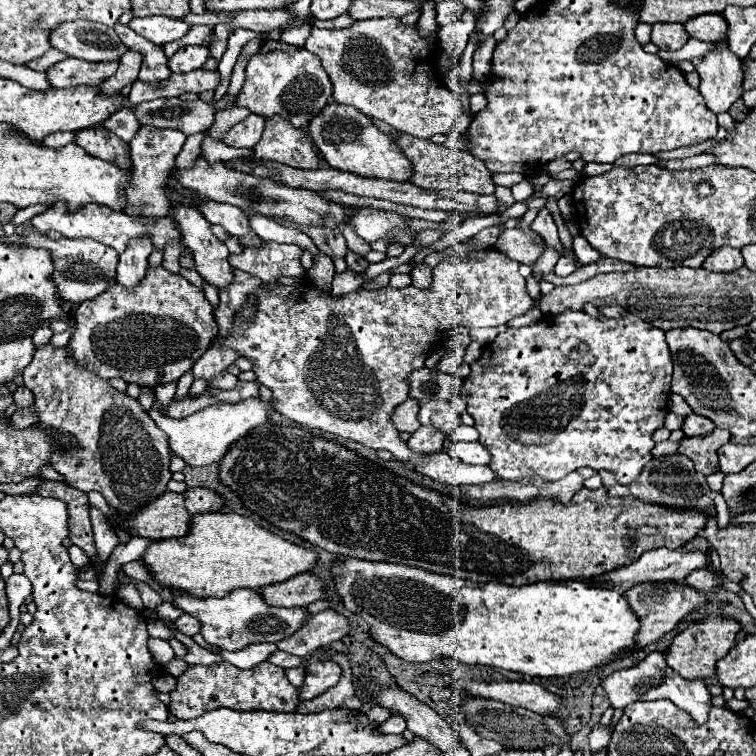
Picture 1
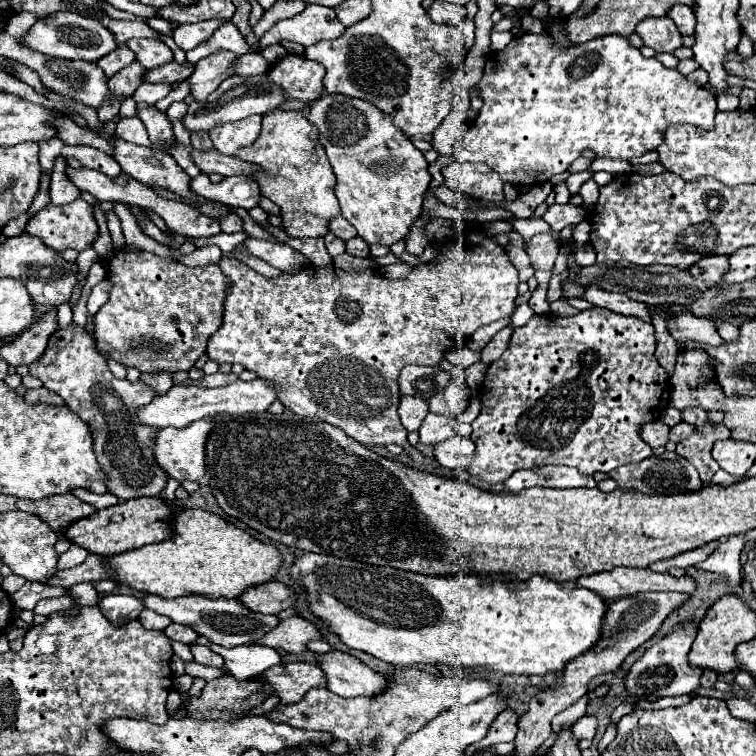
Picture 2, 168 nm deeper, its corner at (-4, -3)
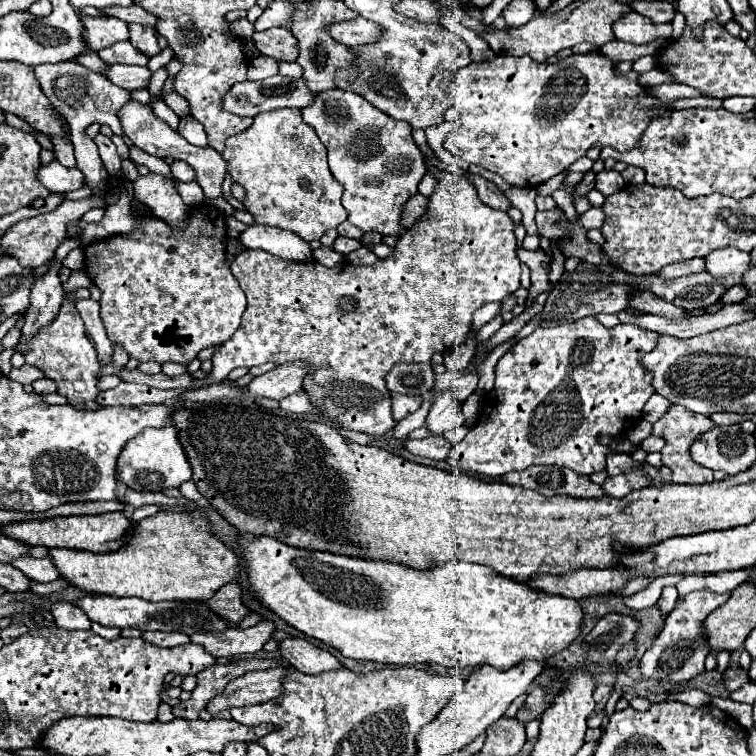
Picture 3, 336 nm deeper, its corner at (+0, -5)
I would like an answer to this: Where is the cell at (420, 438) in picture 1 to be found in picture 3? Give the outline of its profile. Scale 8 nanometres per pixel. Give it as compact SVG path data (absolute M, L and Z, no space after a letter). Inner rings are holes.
M451 390L441 392L435 396L433 406L427 414L425 420L425 428L433 434L433 436L443 436L445 432L463 426L465 418L461 412L461 404L455 402L455 396L451 394Z

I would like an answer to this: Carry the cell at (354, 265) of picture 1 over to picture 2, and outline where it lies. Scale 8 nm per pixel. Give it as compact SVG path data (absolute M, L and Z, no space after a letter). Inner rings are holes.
M359 236L347 240L345 246L347 246L347 254L351 254L351 256L361 256L361 258L369 256L369 246L365 240L359 240Z

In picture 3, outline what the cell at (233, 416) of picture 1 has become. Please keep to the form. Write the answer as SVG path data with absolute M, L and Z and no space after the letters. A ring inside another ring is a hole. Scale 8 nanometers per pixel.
M173 424L163 428L147 428L141 434L137 434L127 446L123 448L119 460L117 460L117 472L119 480L131 488L141 492L157 492L163 488L179 488L183 482L191 480L191 464L187 462L187 454L179 442L177 428Z

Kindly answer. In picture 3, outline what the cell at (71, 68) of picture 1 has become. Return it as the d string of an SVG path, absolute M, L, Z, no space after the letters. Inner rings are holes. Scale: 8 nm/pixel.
M117 42L109 48L99 50L97 54L109 66L111 64L139 64L139 66L145 66L149 62L149 58L145 54L139 54L139 50L135 50L131 46L131 42Z

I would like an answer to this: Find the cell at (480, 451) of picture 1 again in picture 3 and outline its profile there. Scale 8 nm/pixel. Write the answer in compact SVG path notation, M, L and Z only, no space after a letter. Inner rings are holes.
M429 436L423 440L405 440L405 448L415 456L423 456L431 460L447 460L453 446L443 436L439 438Z

